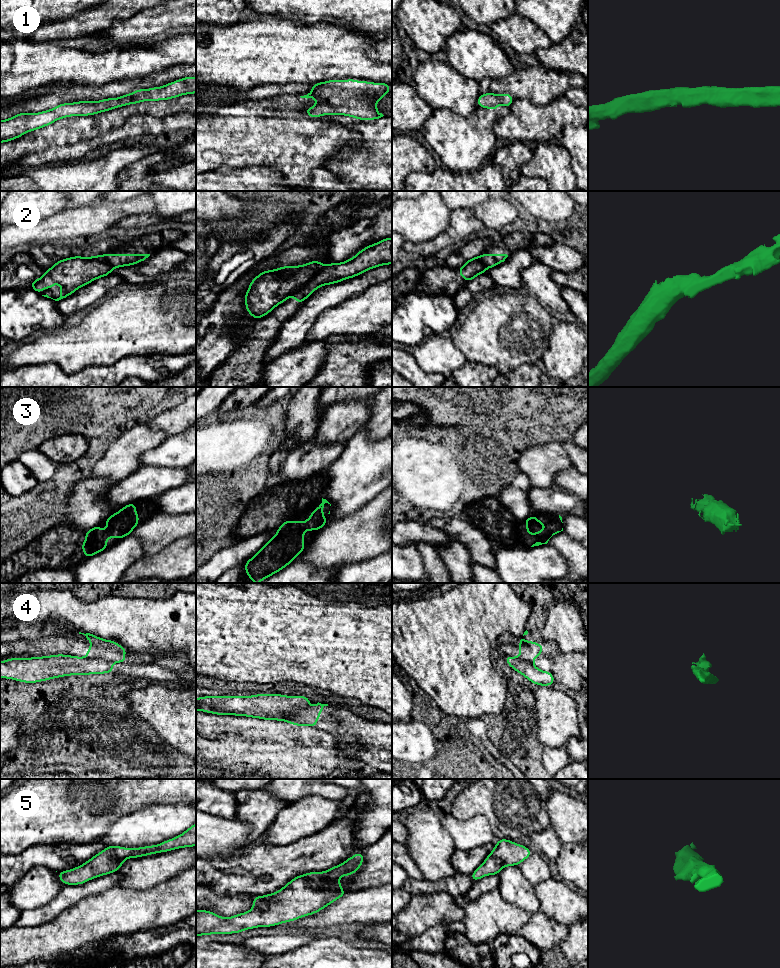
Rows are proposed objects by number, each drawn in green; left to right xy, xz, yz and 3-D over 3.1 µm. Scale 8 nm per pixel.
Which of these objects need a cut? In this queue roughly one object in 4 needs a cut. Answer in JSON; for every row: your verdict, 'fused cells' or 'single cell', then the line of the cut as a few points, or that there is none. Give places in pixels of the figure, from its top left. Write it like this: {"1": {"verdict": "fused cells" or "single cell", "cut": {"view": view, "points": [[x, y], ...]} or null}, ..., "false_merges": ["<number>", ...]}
{"1": {"verdict": "single cell", "cut": null}, "2": {"verdict": "fused cells", "cut": {"view": "xz", "points": [[323, 265], [292, 295]]}}, "3": {"verdict": "single cell", "cut": null}, "4": {"verdict": "fused cells", "cut": {"view": "xz", "points": [[308, 705], [297, 714], [290, 714], [281, 720]]}}, "5": {"verdict": "single cell", "cut": null}, "false_merges": ["2", "4"]}

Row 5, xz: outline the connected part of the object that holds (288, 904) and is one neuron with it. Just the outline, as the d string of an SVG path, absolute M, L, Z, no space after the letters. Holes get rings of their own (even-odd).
M360 851L343 863L323 872L308 872L296 876L275 893L253 896L253 907L249 911L232 915L229 918L219 916L209 910L196 910L196 936L241 933L248 929L273 927L316 914L347 894L341 887L339 878L353 875L363 862L364 856Z

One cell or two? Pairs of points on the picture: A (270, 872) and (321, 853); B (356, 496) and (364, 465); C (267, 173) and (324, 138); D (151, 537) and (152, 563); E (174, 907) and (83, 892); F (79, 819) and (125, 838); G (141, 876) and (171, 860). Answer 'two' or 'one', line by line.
A: one
B: one
C: two
D: two
E: two
F: two
G: one

